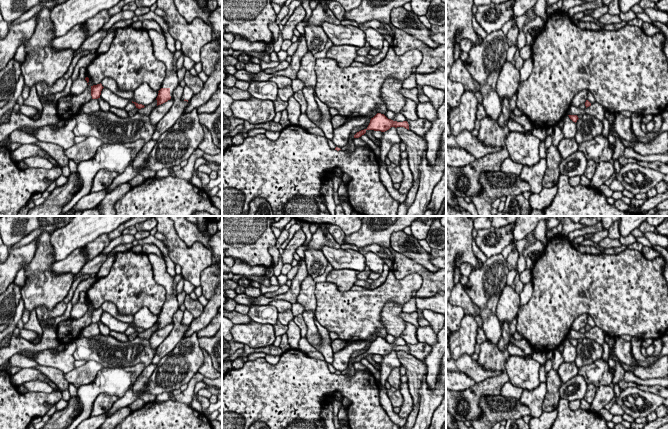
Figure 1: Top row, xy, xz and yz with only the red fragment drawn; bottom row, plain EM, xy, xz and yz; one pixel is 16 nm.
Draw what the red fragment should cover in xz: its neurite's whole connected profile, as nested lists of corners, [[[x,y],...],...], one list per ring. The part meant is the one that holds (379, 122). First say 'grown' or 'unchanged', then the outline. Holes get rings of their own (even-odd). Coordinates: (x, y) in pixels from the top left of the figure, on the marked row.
unchanged; [[[377,113],[373,118],[371,118],[368,127],[364,130],[357,132],[354,138],[359,138],[366,133],[367,130],[381,131],[385,132],[391,127],[404,127],[409,130],[409,124],[407,121],[397,122],[388,119],[384,114]]]

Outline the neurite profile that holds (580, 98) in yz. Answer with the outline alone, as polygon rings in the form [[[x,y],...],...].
[[[582,90],[578,92],[573,98],[571,105],[579,107],[580,105],[585,104],[585,102],[588,100],[587,95],[588,95],[588,90]]]

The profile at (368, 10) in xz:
[[[362,0],[357,8],[345,12],[344,19],[353,20],[358,24],[372,20],[389,24],[391,11],[403,7],[408,2],[411,0]]]

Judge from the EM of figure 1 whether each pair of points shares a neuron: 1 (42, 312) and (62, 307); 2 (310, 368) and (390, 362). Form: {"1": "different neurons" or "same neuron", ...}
{"1": "same neuron", "2": "different neurons"}

